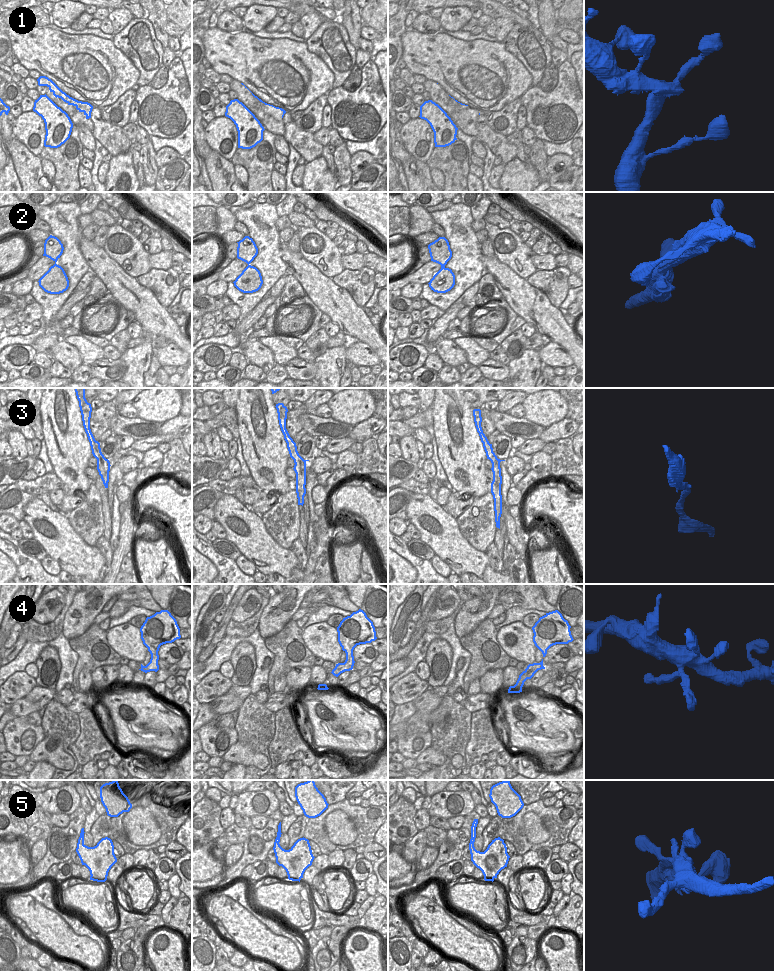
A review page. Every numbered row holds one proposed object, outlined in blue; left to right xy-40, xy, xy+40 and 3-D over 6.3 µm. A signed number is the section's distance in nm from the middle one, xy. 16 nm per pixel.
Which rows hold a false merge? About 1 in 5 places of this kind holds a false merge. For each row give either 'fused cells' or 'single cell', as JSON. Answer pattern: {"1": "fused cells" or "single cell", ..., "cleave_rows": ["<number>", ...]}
{"1": "fused cells", "2": "single cell", "3": "single cell", "4": "single cell", "5": "single cell", "cleave_rows": ["1"]}

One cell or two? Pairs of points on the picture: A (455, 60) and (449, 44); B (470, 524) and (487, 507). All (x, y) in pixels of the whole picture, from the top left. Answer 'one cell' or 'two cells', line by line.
A: two cells
B: one cell

